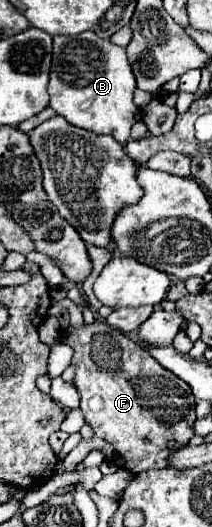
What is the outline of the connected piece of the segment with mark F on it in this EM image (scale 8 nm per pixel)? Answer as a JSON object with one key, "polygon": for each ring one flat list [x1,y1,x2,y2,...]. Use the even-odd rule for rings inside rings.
{"polygon":[[94,321,92,325,82,325,78,329,66,329,62,333,62,343,68,343,74,349,72,363,78,367,74,385,80,393,80,409,86,417,86,423,92,425,94,429,94,439,82,441,76,449,72,449,62,459,62,467,70,471,92,449,100,449,108,461,116,463,122,469,128,469,134,475,148,471,148,469,166,468,166,459,172,453,166,447,166,443,174,439,180,445,186,445,190,437,194,435,196,397,192,397,192,391,188,389,188,385,174,373,166,371,144,347,136,345,126,333,112,329,104,321]]}

